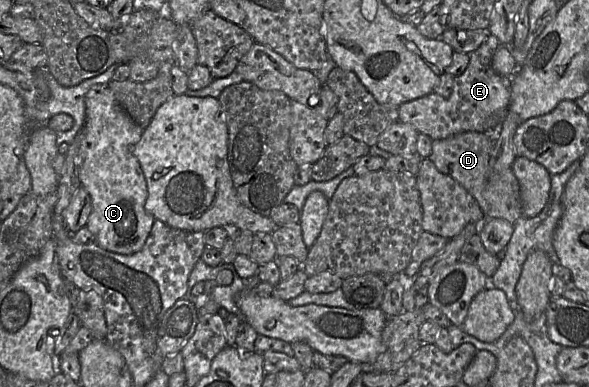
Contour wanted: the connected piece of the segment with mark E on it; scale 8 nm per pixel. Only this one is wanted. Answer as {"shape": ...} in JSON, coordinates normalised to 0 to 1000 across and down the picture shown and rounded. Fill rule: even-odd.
{"shape":[[[829,88],[818,114],[796,140],[796,165],[783,194],[772,199],[762,251],[733,238],[683,266],[674,276],[676,313],[699,323],[733,362],[791,339],[832,346],[835,336],[846,336],[849,346],[852,315],[864,287],[868,196],[847,194],[835,173],[835,147],[847,119],[846,98]]]}

